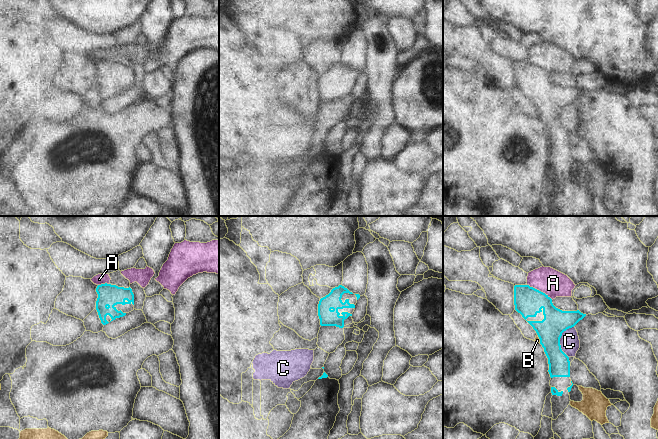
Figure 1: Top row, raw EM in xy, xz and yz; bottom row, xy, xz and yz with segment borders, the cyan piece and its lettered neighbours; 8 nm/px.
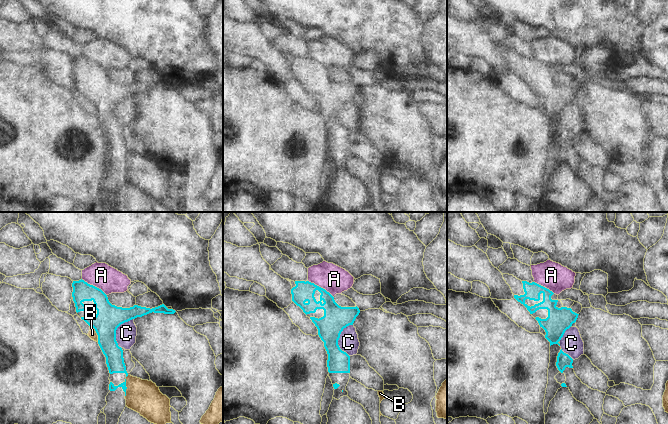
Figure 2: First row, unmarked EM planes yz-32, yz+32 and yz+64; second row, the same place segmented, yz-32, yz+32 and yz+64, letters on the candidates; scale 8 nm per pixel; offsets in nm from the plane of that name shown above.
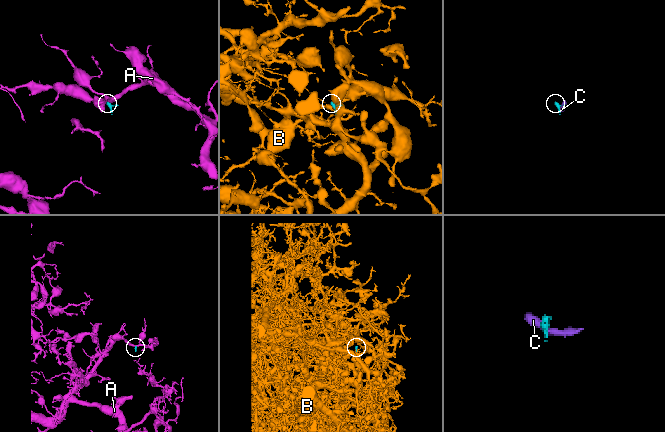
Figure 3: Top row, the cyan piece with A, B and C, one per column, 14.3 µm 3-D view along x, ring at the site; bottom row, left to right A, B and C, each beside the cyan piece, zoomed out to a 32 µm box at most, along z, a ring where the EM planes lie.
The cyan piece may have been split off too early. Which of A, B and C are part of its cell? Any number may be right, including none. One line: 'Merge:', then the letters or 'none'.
Merge: none

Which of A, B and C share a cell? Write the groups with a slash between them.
A / B C

